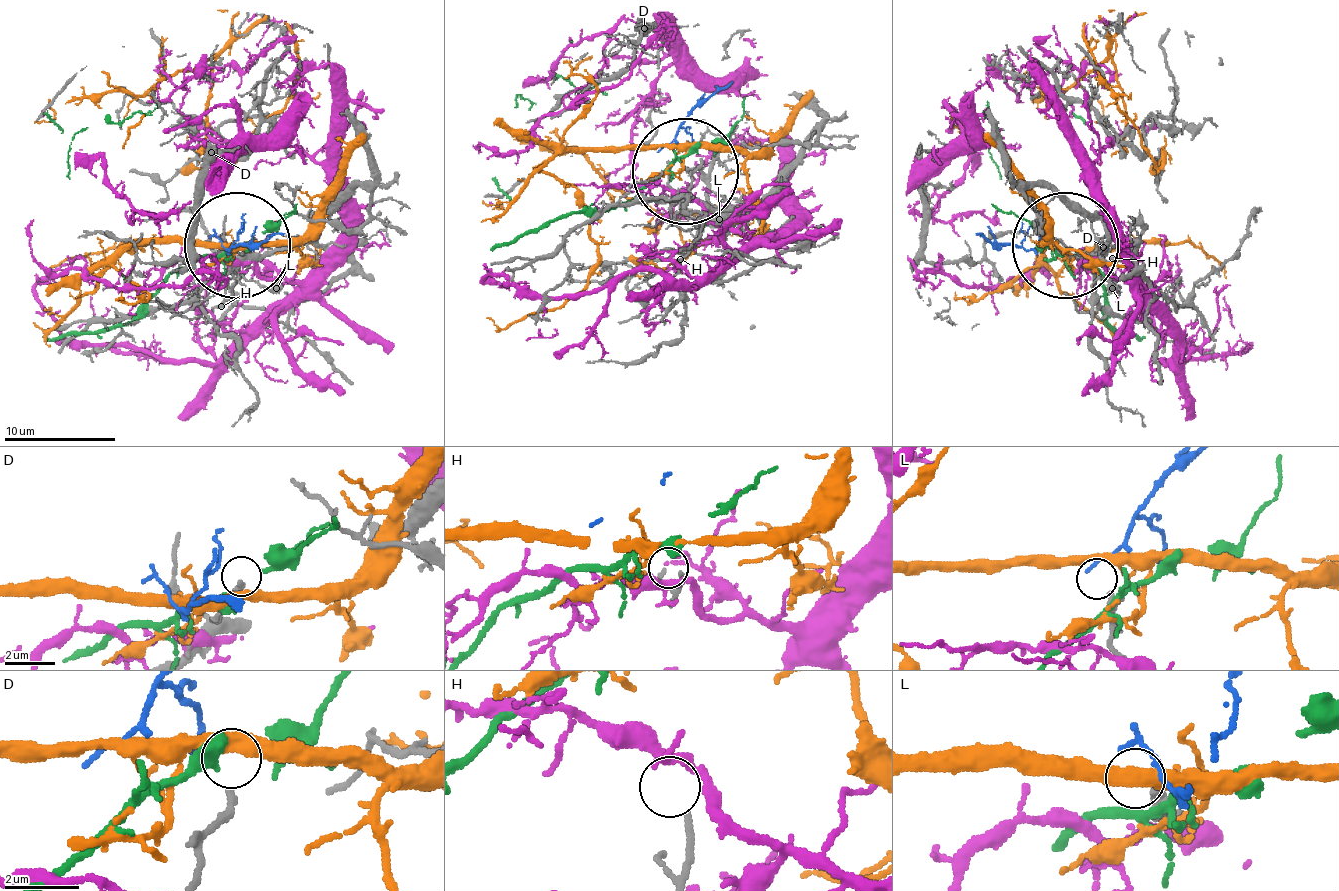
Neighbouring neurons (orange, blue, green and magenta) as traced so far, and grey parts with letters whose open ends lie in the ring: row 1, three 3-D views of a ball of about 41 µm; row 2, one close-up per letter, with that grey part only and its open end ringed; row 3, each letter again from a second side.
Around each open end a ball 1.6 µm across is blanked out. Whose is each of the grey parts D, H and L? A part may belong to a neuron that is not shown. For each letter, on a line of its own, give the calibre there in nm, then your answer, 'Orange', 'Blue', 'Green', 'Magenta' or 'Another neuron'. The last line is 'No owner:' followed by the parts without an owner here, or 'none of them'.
D: Thickness 200 nm. Another neuron
H: Thickness 160 nm. Another neuron
L: Thickness 340 nm. Another neuron
No owner: D, H, L

